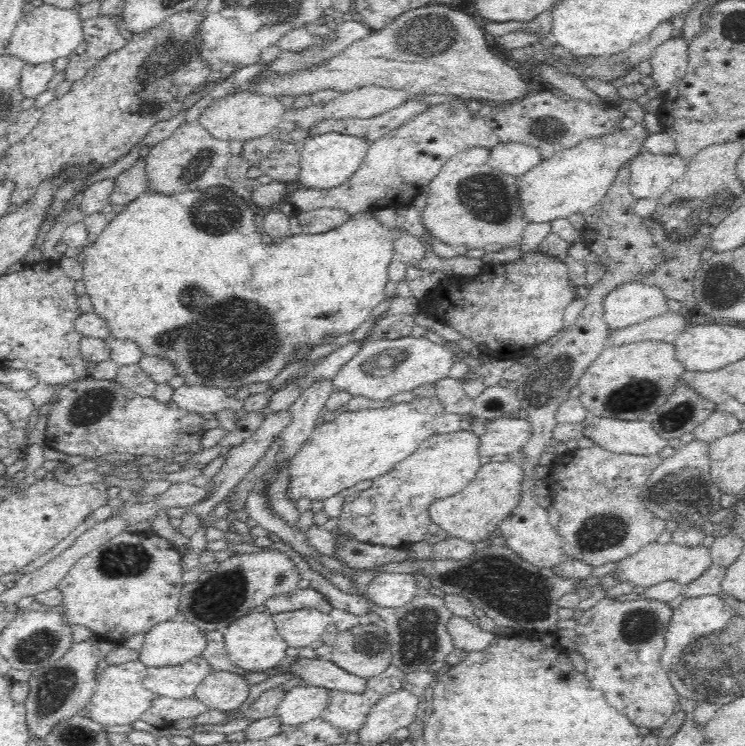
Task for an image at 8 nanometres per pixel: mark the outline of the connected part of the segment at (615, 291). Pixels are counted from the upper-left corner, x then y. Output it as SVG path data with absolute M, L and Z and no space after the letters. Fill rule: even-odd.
M638 281L625 282L614 287L603 298L603 319L611 329L626 328L646 322L649 318L654 318L669 311L666 301L669 298L657 286L648 286Z

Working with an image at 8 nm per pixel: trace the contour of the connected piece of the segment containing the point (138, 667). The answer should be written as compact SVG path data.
M140 660L105 668L98 676L97 688L86 706L89 718L107 727L132 724L140 719L141 714L154 704L156 697L156 694L144 686L148 670Z

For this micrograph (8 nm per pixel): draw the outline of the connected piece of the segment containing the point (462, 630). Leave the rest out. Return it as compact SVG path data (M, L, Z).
M453 615L448 628L455 648L466 653L484 650L496 636L496 633L484 632L480 626L472 624L468 617Z

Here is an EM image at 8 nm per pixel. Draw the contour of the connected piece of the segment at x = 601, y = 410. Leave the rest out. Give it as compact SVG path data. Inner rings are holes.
M649 340L622 346L607 344L578 381L577 386L581 391L579 400L590 416L626 421L647 419L648 414L652 414L662 404L666 404L670 396L674 394L678 380L685 373L685 366L674 356L674 352L674 342Z

